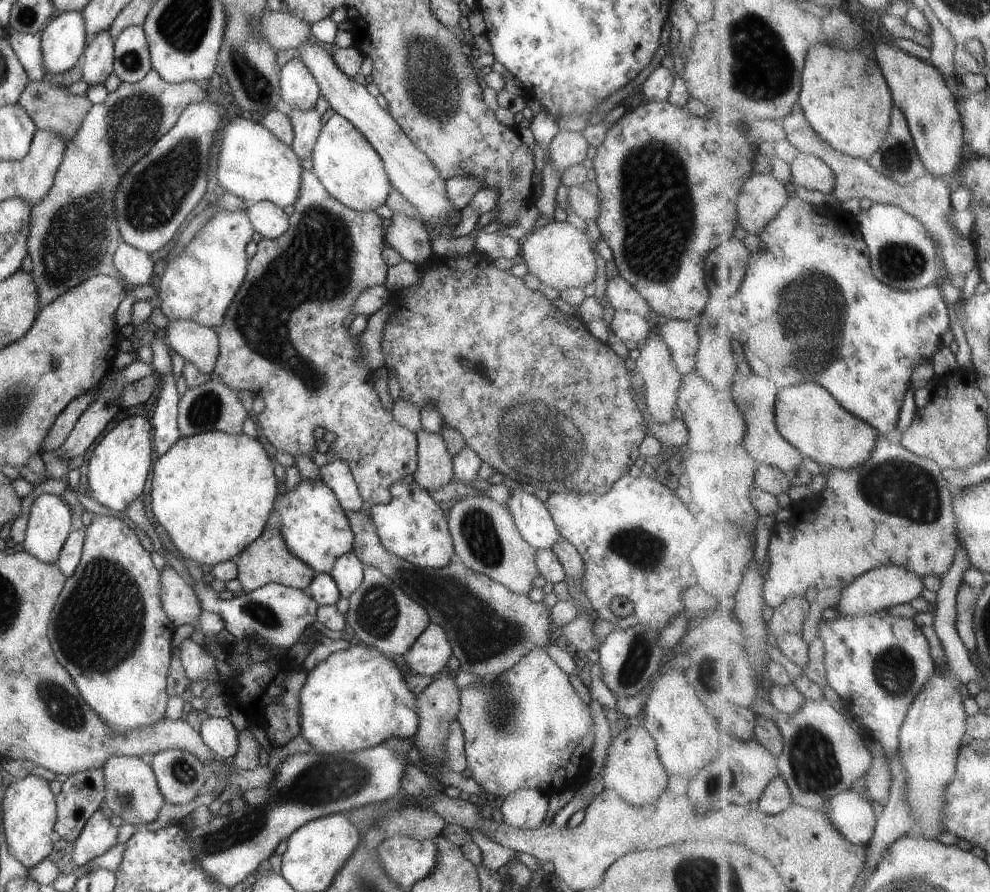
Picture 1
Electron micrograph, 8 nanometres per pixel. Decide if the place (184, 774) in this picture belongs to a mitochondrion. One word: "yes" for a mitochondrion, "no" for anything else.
yes

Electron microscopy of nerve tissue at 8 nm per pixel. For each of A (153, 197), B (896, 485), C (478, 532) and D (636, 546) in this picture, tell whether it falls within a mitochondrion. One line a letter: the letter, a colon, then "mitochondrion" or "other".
A: mitochondrion
B: mitochondrion
C: mitochondrion
D: mitochondrion

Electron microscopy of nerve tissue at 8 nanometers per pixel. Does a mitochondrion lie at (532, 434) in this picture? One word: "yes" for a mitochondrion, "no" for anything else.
yes

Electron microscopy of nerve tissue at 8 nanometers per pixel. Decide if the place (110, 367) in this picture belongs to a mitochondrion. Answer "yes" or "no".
no

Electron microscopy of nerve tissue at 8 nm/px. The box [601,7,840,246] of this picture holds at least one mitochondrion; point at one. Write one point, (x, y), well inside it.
(756, 51)

